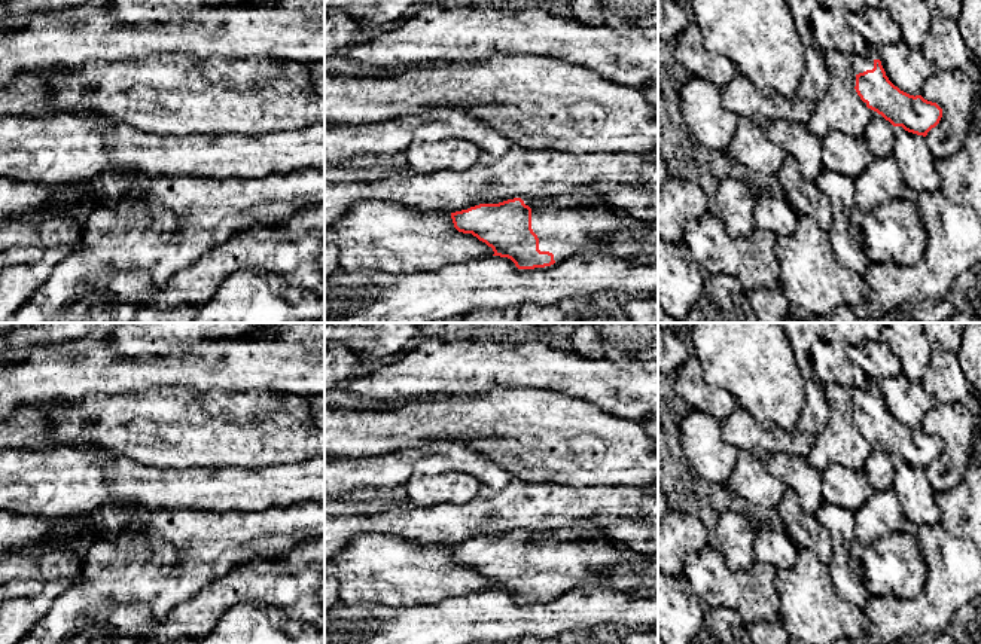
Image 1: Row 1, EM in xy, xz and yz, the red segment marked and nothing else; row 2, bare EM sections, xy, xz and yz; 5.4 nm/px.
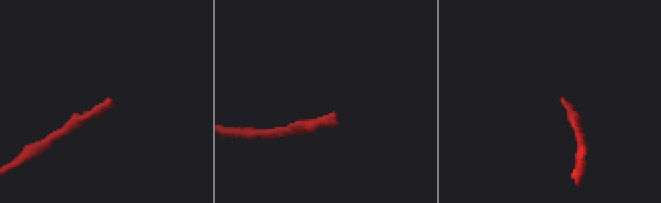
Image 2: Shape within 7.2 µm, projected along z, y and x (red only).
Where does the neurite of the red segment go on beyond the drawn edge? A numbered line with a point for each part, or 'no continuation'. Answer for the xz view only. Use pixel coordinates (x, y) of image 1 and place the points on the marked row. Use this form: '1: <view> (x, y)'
1: xz (570, 198)

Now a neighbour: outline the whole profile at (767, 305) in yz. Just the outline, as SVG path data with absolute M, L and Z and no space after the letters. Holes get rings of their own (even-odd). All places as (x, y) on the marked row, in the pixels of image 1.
M756 289L747 294L755 323L785 323L792 311L782 290Z

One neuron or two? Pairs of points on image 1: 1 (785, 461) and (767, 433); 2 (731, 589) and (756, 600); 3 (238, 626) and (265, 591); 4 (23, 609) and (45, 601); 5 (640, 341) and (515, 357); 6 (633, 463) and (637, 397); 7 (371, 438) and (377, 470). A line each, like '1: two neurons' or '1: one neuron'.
1: two neurons
2: one neuron
3: two neurons
4: one neuron
5: two neurons
6: two neurons
7: two neurons

